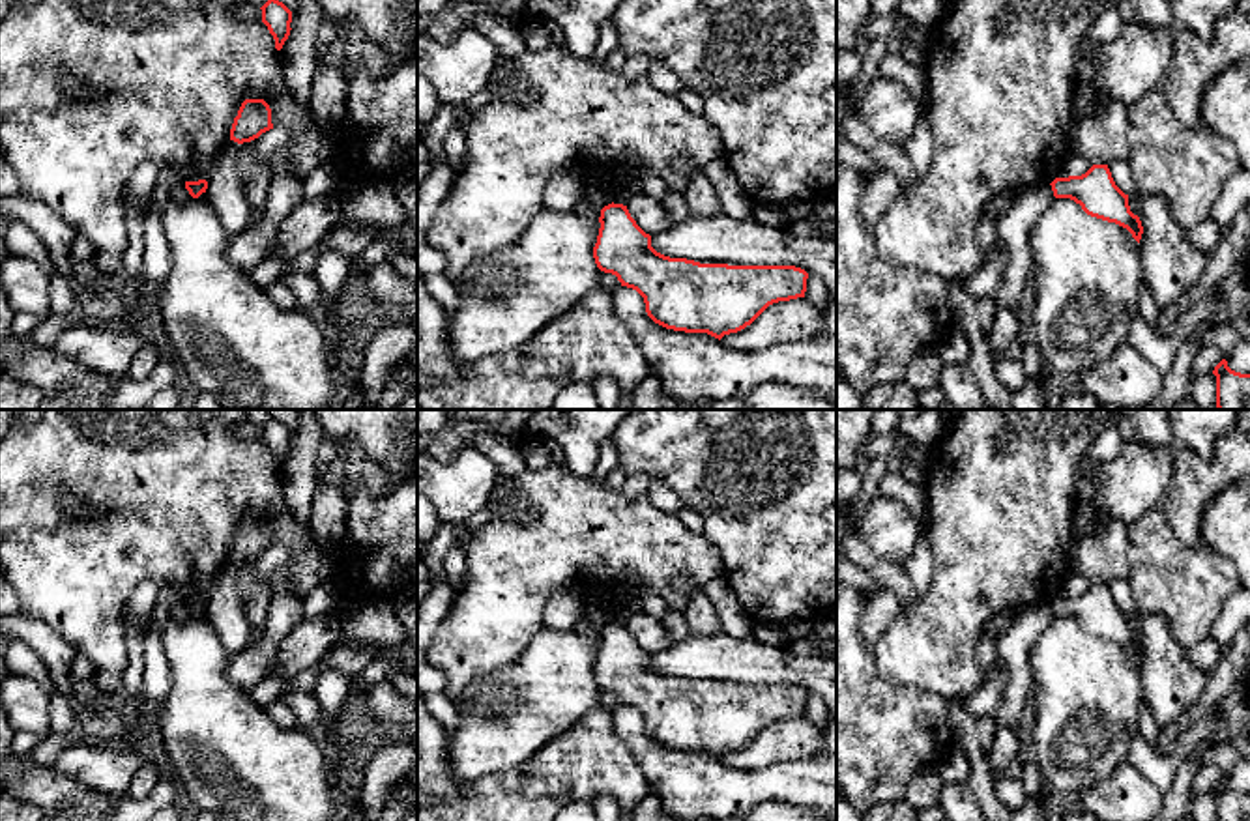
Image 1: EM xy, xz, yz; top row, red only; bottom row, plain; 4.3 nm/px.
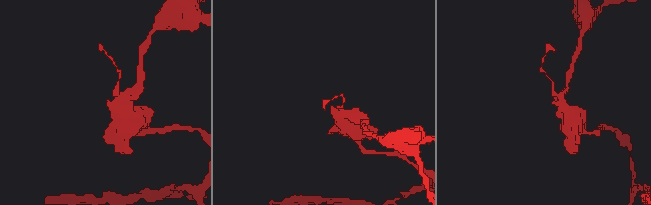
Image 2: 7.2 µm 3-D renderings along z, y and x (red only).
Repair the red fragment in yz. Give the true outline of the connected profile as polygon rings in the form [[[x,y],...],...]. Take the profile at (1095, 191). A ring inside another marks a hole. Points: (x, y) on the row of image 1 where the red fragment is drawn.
[[[1093,165],[1082,176],[1055,178],[1050,185],[1055,198],[1074,200],[1087,215],[1126,228],[1140,243],[1141,221],[1130,211],[1128,194],[1115,185],[1108,165]]]

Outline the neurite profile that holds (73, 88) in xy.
[[[67,77],[60,82],[62,86],[62,92],[64,95],[69,99],[69,101],[80,101],[80,103],[86,103],[86,101],[92,101],[97,92],[92,90],[84,80],[80,79],[75,79],[75,77]]]

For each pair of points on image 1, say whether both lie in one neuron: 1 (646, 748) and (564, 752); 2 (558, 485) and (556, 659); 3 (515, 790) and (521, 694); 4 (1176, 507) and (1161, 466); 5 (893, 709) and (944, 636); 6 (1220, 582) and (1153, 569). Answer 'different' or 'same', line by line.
1: different
2: different
3: different
4: different
5: different
6: same

